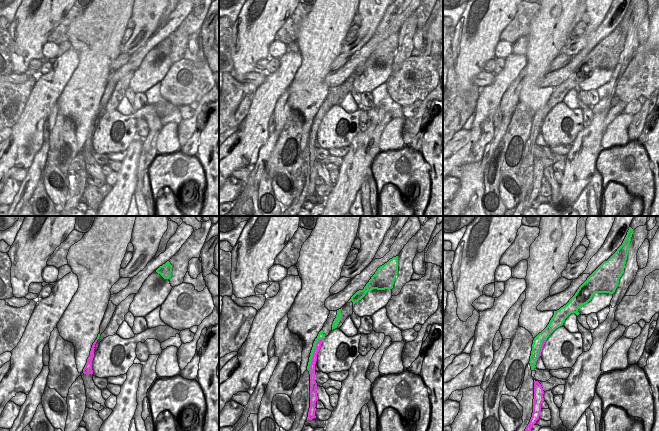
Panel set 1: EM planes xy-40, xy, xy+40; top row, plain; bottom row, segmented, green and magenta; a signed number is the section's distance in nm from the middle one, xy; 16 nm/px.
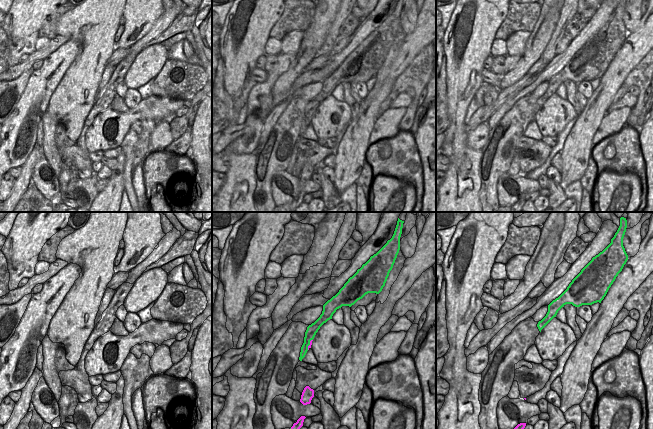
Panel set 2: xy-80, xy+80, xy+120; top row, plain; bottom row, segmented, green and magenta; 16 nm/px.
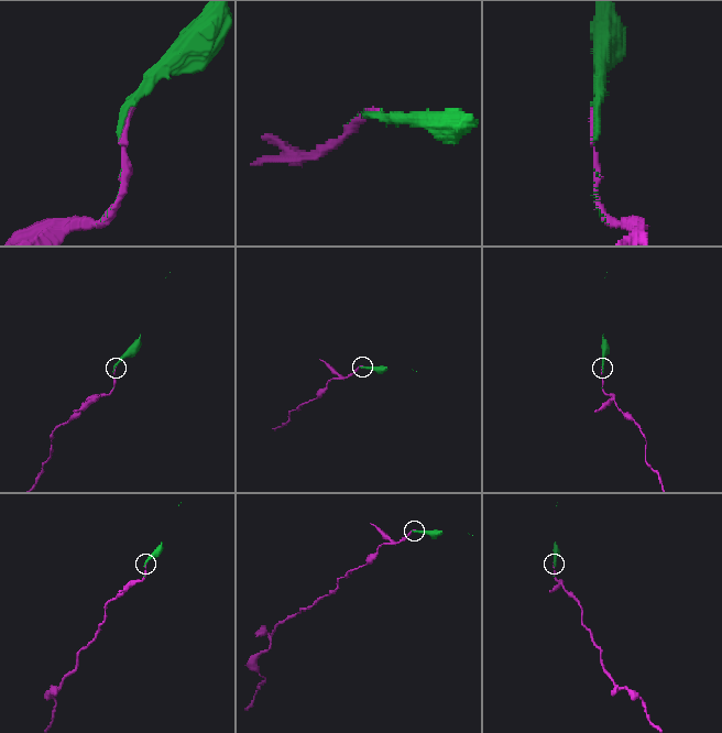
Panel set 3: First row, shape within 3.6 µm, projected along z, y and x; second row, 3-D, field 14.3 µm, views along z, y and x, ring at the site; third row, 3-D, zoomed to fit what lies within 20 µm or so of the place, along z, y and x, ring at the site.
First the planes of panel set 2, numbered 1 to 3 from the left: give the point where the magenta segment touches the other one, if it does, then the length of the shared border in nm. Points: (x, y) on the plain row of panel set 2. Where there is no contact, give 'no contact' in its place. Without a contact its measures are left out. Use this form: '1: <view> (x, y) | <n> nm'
1: no contact
2: xy+80 (309, 120) | 190 nm
3: no contact

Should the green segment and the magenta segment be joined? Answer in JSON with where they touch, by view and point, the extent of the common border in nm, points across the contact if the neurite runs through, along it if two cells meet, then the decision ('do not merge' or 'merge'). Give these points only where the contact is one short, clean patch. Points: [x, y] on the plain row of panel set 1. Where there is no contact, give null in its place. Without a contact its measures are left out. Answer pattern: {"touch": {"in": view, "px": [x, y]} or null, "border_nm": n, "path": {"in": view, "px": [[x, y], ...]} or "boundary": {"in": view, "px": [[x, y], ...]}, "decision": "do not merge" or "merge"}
{"touch": {"in": "xy", "px": [312, 130]}, "border_nm": 600, "decision": "do not merge"}

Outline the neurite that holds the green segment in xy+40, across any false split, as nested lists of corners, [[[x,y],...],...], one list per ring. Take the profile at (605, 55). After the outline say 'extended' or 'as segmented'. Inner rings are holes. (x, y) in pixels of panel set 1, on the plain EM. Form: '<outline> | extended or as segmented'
[[[629,3],[627,11],[617,27],[587,54],[566,81],[554,87],[554,91],[547,103],[534,114],[530,137],[528,143],[525,145],[524,157],[516,173],[519,180],[523,183],[523,199],[516,207],[506,210],[503,216],[521,216],[532,193],[534,178],[534,156],[532,153],[532,146],[535,143],[542,117],[547,116],[549,111],[556,104],[562,102],[565,95],[571,89],[575,89],[576,91],[580,90],[578,85],[591,77],[595,69],[613,70],[615,68],[619,55],[624,48],[628,24],[633,8],[633,5]]] | extended

